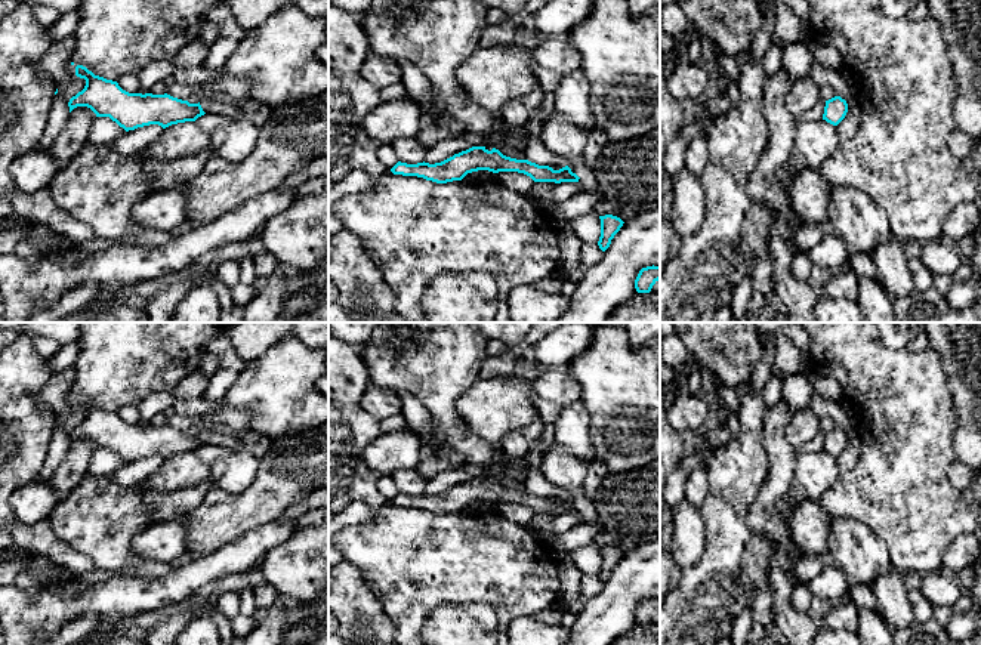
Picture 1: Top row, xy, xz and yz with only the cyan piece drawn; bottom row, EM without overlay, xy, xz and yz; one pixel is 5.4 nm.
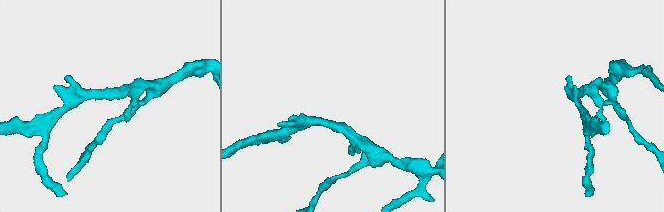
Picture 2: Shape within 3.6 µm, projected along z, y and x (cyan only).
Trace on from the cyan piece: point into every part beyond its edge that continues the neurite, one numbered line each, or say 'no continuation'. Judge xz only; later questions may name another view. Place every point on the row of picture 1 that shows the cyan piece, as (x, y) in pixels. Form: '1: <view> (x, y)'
no continuation

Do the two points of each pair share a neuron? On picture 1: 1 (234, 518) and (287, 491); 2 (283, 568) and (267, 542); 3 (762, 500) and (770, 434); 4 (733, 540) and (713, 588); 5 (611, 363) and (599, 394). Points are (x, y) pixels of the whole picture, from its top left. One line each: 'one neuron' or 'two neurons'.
1: one neuron
2: two neurons
3: one neuron
4: one neuron
5: one neuron

